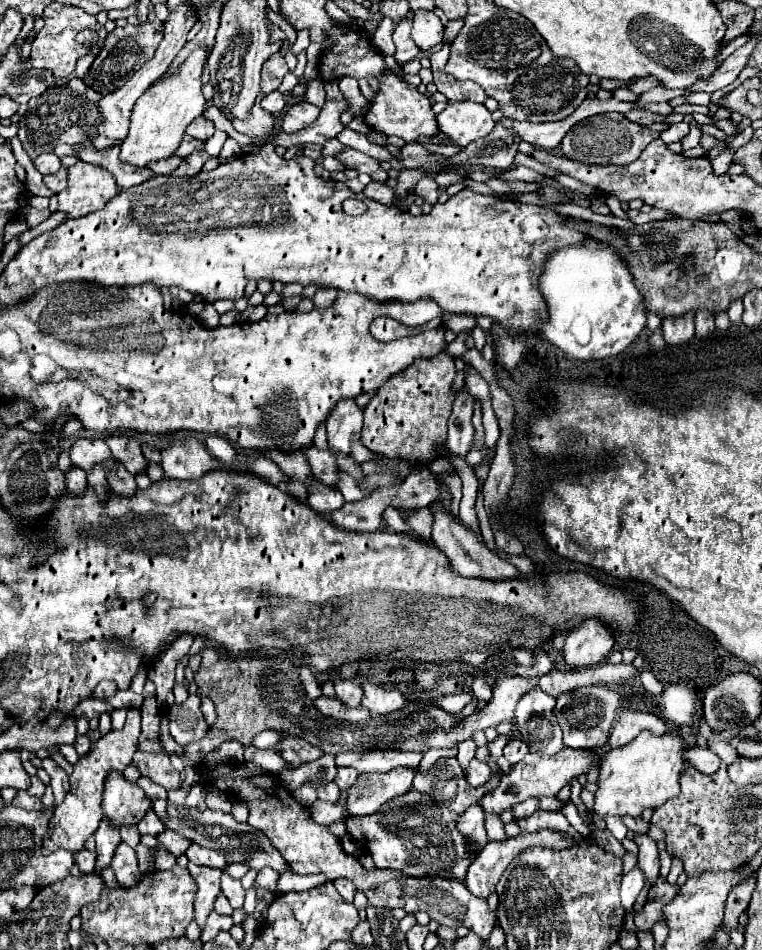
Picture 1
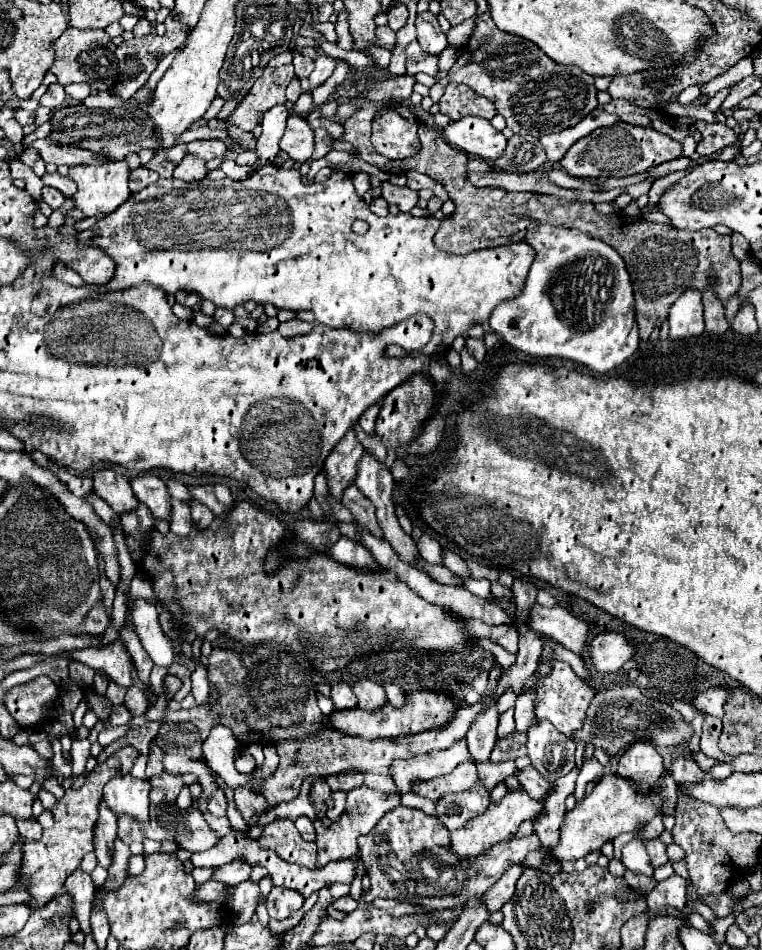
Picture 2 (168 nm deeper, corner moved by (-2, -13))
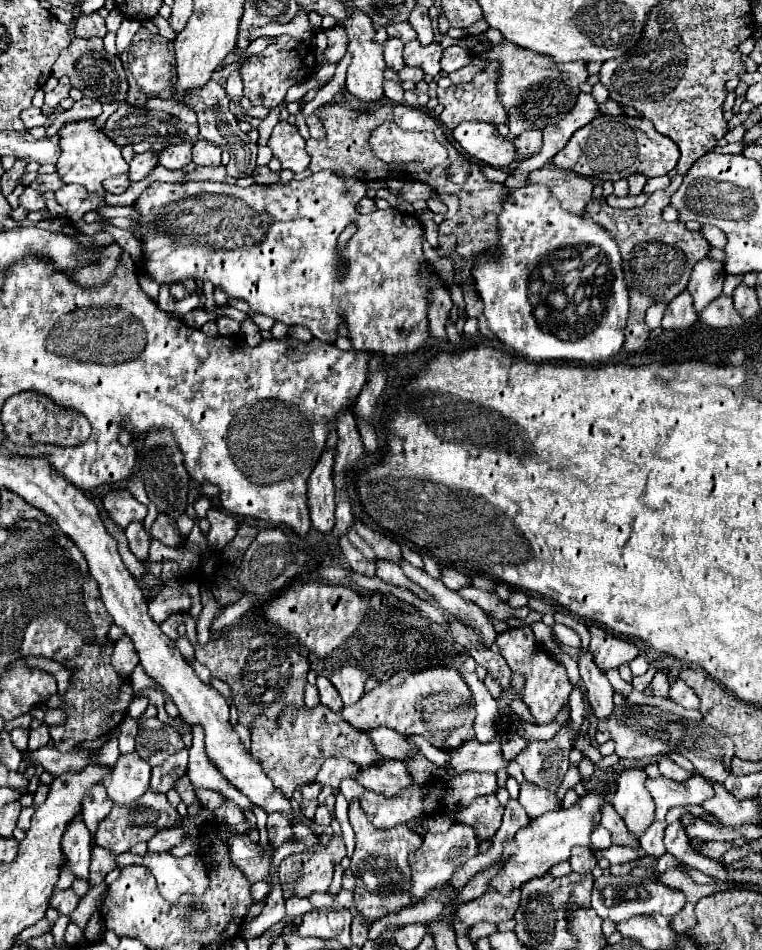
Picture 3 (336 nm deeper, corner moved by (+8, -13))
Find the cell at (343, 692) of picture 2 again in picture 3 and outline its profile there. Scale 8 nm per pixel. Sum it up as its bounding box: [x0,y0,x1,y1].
[316,675,344,713]

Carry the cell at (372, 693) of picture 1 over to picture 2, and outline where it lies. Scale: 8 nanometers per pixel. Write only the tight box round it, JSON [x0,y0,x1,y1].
[352,681,388,713]

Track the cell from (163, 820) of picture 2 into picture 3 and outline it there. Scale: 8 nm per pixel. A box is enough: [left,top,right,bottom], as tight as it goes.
[94,789,178,855]

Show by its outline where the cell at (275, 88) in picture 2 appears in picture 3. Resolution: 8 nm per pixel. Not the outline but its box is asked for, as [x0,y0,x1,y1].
[240,35,316,109]

